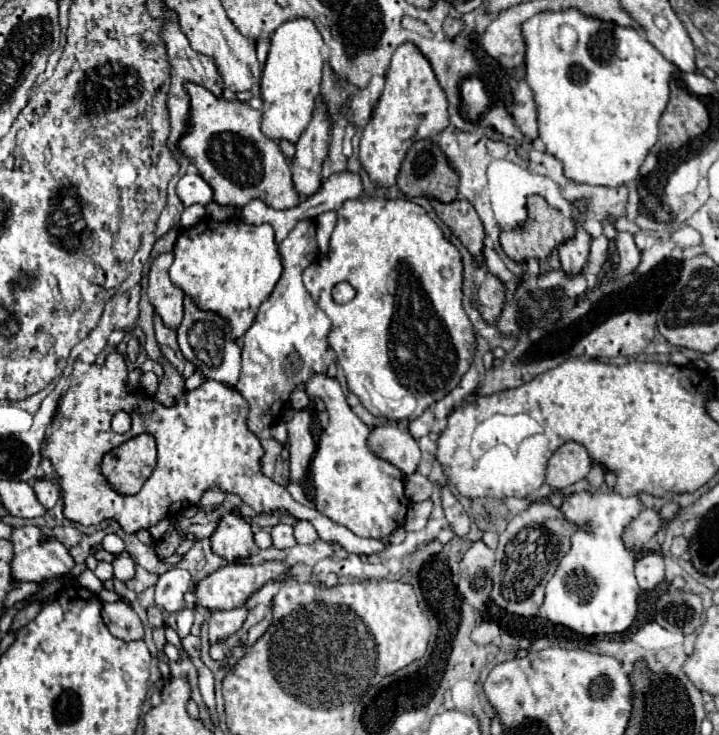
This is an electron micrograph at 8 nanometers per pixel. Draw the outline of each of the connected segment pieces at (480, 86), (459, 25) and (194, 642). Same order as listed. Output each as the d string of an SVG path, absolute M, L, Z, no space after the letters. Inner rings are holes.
M466 78L460 86L460 96L462 96L462 110L466 118L476 120L488 106L490 106L490 96L486 92L486 84L482 78Z
M450 16L444 20L444 32L446 32L448 38L458 36L462 30L464 30L464 20L460 20L460 18L450 18Z
M188 634L186 638L182 638L182 648L190 658L198 658L200 656L200 638Z

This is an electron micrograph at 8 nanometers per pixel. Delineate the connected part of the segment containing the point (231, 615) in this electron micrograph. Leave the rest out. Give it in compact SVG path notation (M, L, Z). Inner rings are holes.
M240 606L234 610L216 610L210 616L210 642L220 642L238 632L248 616L248 608Z

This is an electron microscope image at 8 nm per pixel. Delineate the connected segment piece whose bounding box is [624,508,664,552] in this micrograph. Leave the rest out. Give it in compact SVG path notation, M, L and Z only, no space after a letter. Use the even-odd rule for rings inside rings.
M646 508L626 530L624 540L628 546L634 546L636 552L644 550L644 542L648 542L660 528L664 526L664 518L658 510Z

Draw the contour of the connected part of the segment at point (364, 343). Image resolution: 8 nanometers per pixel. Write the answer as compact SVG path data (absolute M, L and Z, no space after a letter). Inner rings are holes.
M362 196L346 200L338 210L328 254L320 254L304 270L304 286L332 320L328 344L336 352L350 392L360 398L370 414L394 422L414 420L428 406L454 390L468 372L478 342L474 326L462 308L462 274L464 266L458 248L416 202ZM338 282L348 282L356 290L352 302L336 304L332 300L332 288Z

